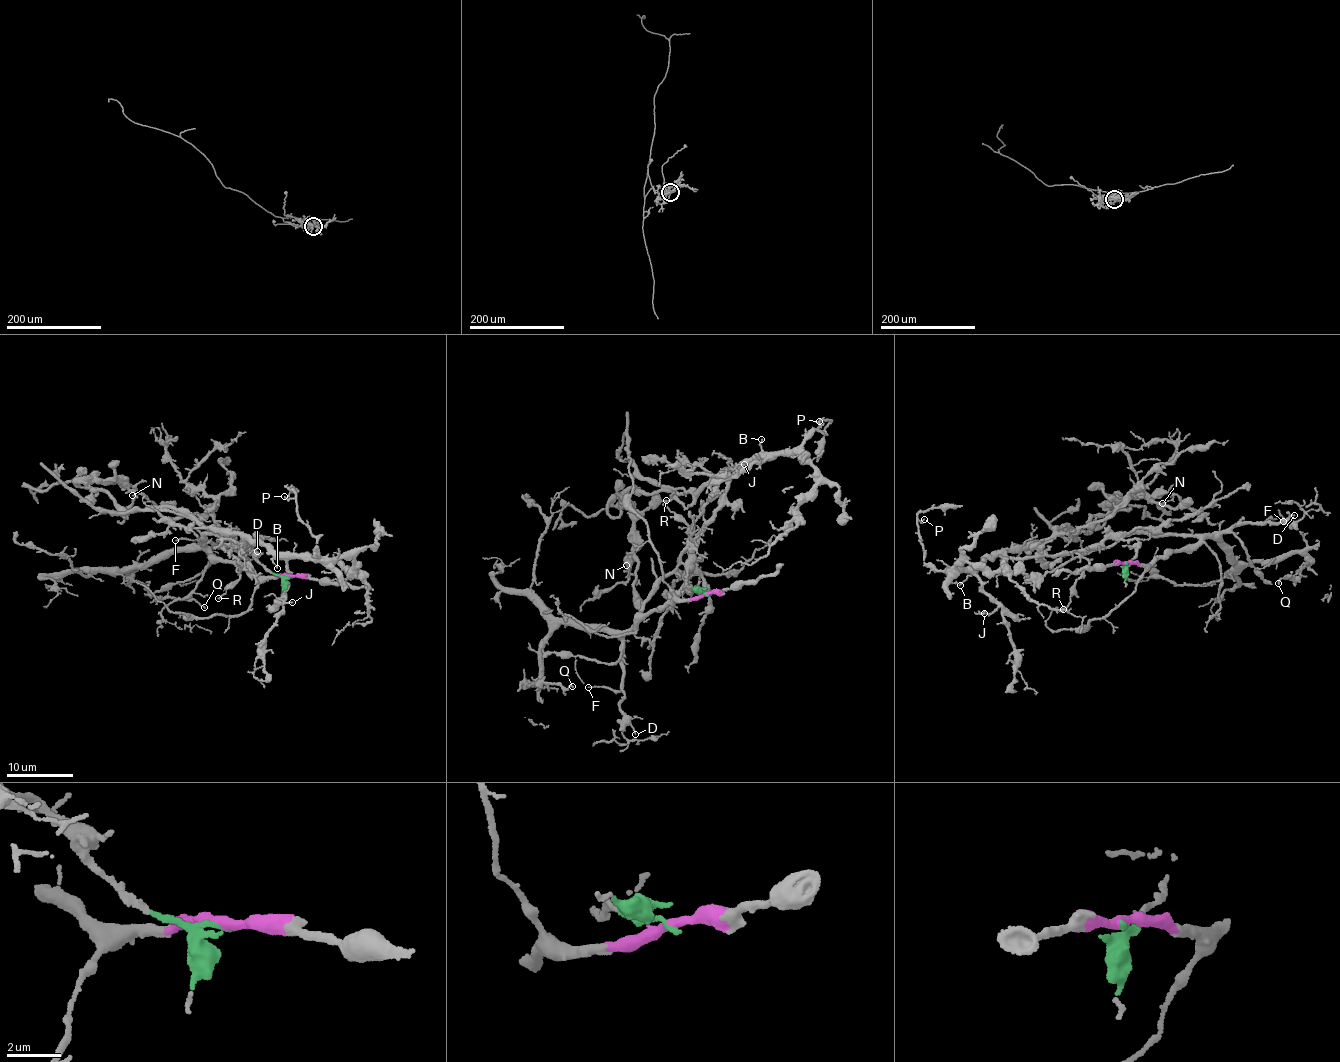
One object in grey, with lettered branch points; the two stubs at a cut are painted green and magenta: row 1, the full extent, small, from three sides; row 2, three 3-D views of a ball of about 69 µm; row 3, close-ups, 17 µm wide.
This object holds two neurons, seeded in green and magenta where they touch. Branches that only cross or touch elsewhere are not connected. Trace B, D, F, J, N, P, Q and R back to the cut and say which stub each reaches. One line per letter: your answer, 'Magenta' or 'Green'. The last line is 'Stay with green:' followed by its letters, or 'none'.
B: Green
D: Magenta
F: Magenta
J: Green
N: Green
P: Green
Q: Magenta
R: Green
Stay with green: B, J, N, P, R

